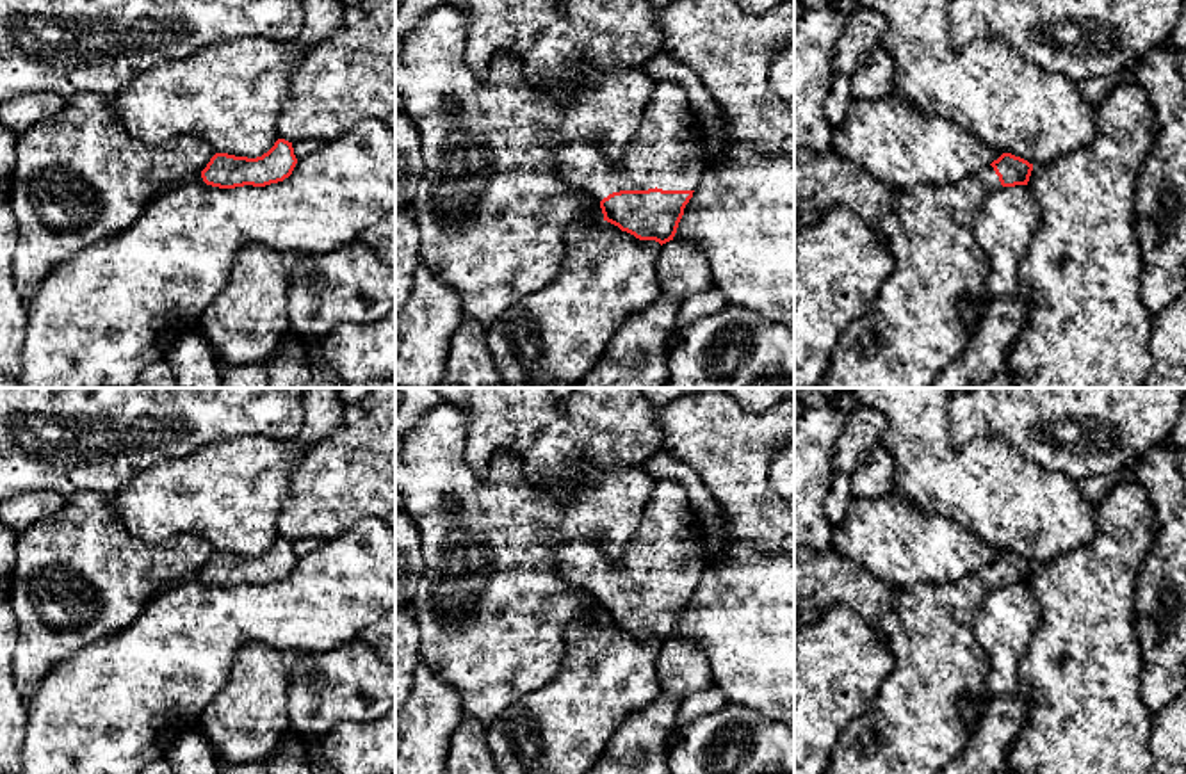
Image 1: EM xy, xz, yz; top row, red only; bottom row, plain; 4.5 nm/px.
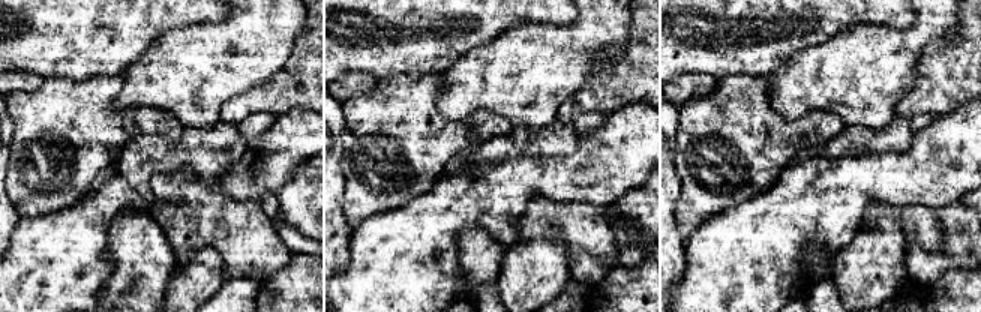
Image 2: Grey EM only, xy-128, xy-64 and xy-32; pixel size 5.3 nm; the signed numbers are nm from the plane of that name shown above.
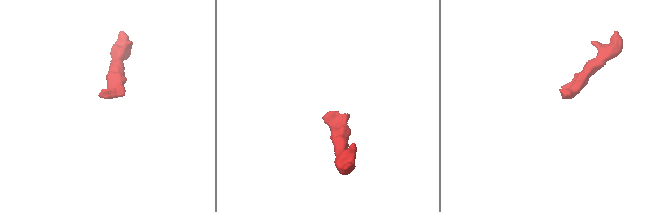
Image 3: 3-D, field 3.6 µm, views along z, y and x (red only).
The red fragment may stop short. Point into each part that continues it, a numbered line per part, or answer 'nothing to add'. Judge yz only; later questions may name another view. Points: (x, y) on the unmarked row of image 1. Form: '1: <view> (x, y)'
1: yz (914, 726)

